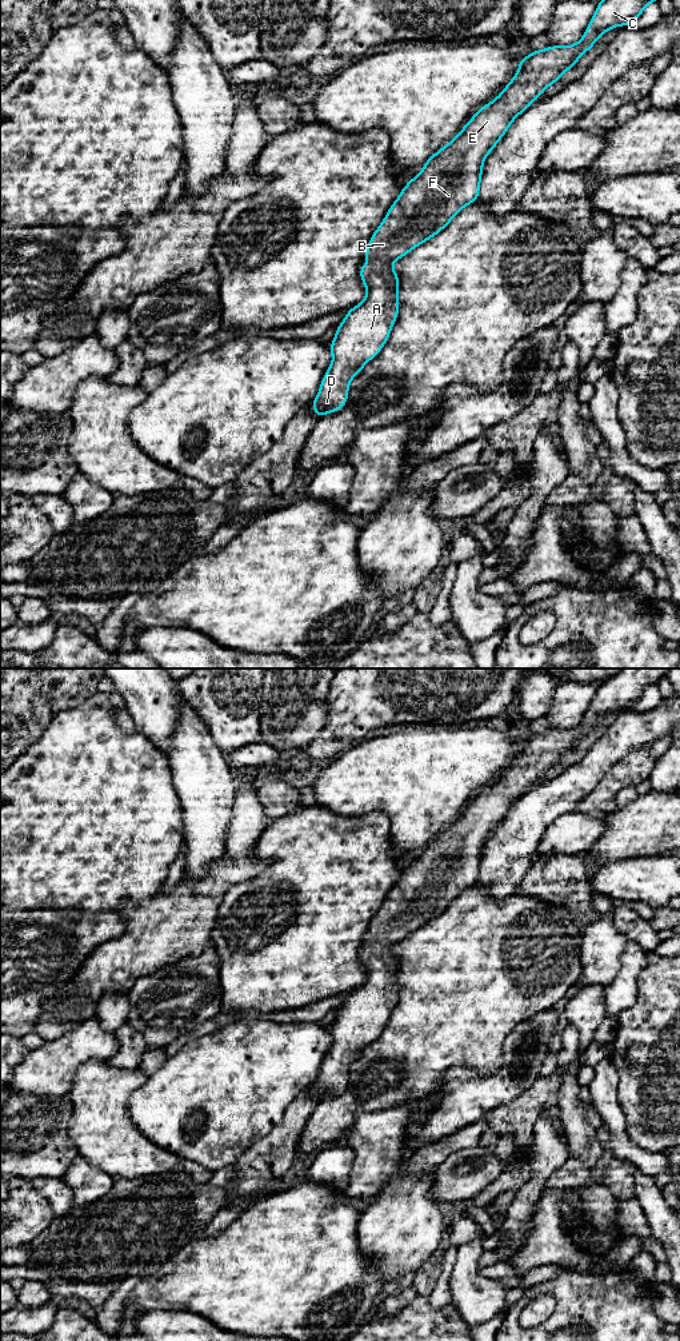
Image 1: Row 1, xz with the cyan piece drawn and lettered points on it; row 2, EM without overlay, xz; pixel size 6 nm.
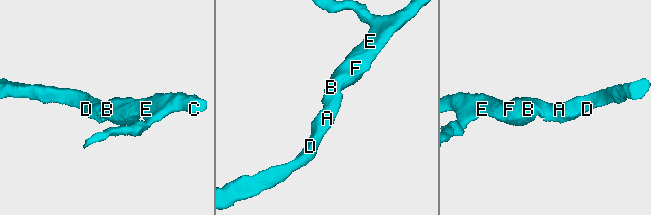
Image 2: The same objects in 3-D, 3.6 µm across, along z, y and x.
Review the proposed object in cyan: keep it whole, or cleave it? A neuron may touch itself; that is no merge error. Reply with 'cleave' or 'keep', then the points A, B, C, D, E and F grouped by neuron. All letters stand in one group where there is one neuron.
keep; groups A B C D E F

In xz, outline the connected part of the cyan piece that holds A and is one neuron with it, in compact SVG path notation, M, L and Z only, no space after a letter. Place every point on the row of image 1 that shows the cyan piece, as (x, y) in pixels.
M600 0L585 33L576 44L549 45L545 49L533 51L527 57L520 57L516 75L501 93L483 105L461 128L460 133L433 153L424 163L421 172L403 187L384 220L371 236L364 252L364 259L373 262L371 266L363 263L359 270L360 279L367 288L365 299L348 310L328 347L333 360L312 402L312 411L319 418L340 411L347 404L351 380L381 351L389 338L399 315L400 283L399 275L391 264L443 231L465 205L477 201L484 160L505 135L512 121L535 103L551 84L560 80L603 33L619 25L632 27L644 8L653 1L657 0Z

